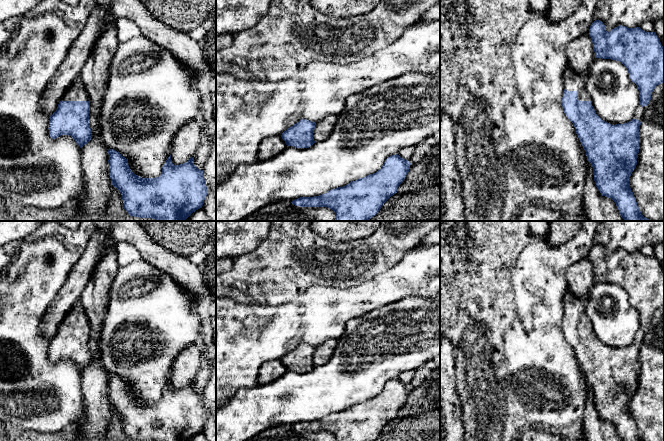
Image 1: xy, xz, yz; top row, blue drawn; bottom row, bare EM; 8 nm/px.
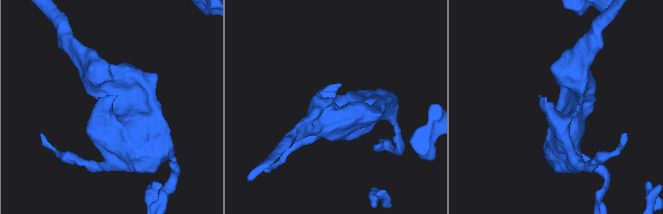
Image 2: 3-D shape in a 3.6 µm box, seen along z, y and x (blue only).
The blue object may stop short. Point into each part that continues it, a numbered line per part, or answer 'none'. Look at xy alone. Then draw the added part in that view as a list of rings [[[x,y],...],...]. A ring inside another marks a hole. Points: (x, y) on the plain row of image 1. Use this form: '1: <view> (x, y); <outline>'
1: xy (76, 316); [[[75,304],[63,319],[62,325],[89,325],[89,320],[83,306]]]

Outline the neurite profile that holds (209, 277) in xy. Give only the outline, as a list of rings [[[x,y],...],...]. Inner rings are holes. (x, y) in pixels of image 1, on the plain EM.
[[[214,237],[202,251],[207,255],[205,261],[206,272],[203,279],[210,294],[216,297],[216,237]]]

